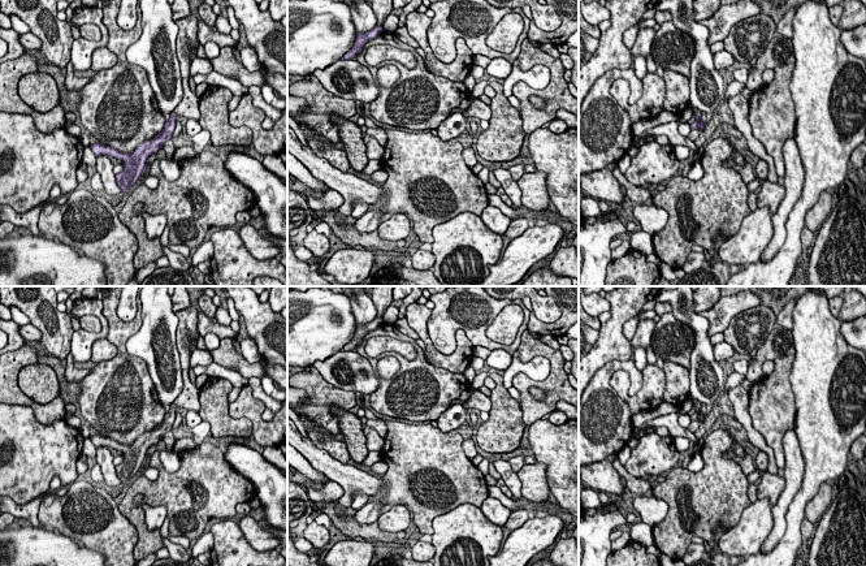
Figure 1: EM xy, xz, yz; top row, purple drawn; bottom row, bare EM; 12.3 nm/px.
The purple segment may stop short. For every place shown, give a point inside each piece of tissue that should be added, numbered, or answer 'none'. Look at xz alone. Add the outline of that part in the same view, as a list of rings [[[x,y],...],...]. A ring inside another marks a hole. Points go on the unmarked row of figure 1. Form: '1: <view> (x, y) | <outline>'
1: xz (477, 400) | [[[475,389],[469,398],[464,402],[467,410],[468,409],[476,409],[480,411],[490,411],[492,407],[492,399],[489,396],[484,394],[479,389]]]

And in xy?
1: xy (186, 335) | [[[190,306],[189,308],[177,311],[176,315],[178,316],[176,342],[179,353],[183,388],[181,394],[173,403],[187,411],[199,412],[199,388],[195,384],[192,384],[189,377],[190,355],[191,351],[196,349],[195,341],[199,337],[199,310]]]

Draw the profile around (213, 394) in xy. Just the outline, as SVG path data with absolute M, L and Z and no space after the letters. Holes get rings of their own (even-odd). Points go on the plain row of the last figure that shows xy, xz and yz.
M208 377L204 385L199 389L202 420L211 425L209 436L218 437L246 437L252 436L252 423L250 419L234 419L229 415L228 396L234 386L222 377Z

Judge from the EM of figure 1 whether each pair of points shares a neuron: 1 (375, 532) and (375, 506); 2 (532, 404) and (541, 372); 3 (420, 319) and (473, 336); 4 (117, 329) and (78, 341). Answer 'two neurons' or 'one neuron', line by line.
1: two neurons
2: two neurons
3: two neurons
4: two neurons

